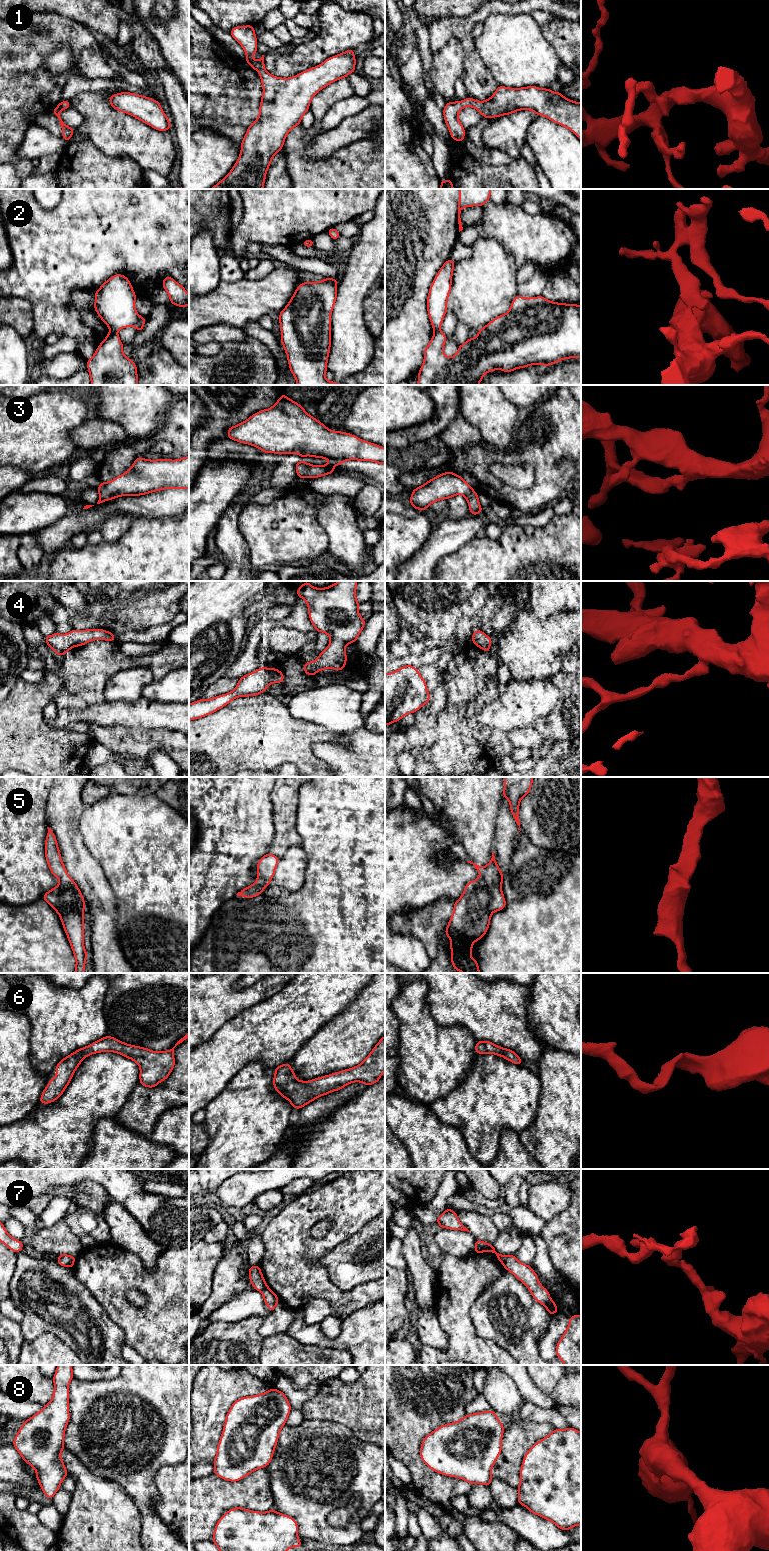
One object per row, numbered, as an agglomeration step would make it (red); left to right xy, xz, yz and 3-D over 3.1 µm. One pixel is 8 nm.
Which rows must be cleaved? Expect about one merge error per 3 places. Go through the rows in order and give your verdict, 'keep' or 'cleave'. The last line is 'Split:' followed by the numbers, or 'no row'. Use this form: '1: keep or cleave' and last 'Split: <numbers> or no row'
1: keep
2: cleave
3: keep
4: keep
5: keep
6: keep
7: cleave
8: keep
Split: 2, 7

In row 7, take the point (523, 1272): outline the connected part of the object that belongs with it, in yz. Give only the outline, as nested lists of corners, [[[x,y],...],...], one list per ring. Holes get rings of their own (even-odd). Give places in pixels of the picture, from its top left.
[[[515,1254],[505,1256],[503,1266],[530,1290],[534,1300],[541,1303],[551,1316],[558,1312],[555,1302],[550,1298],[549,1291],[540,1284],[532,1266],[519,1262]]]

